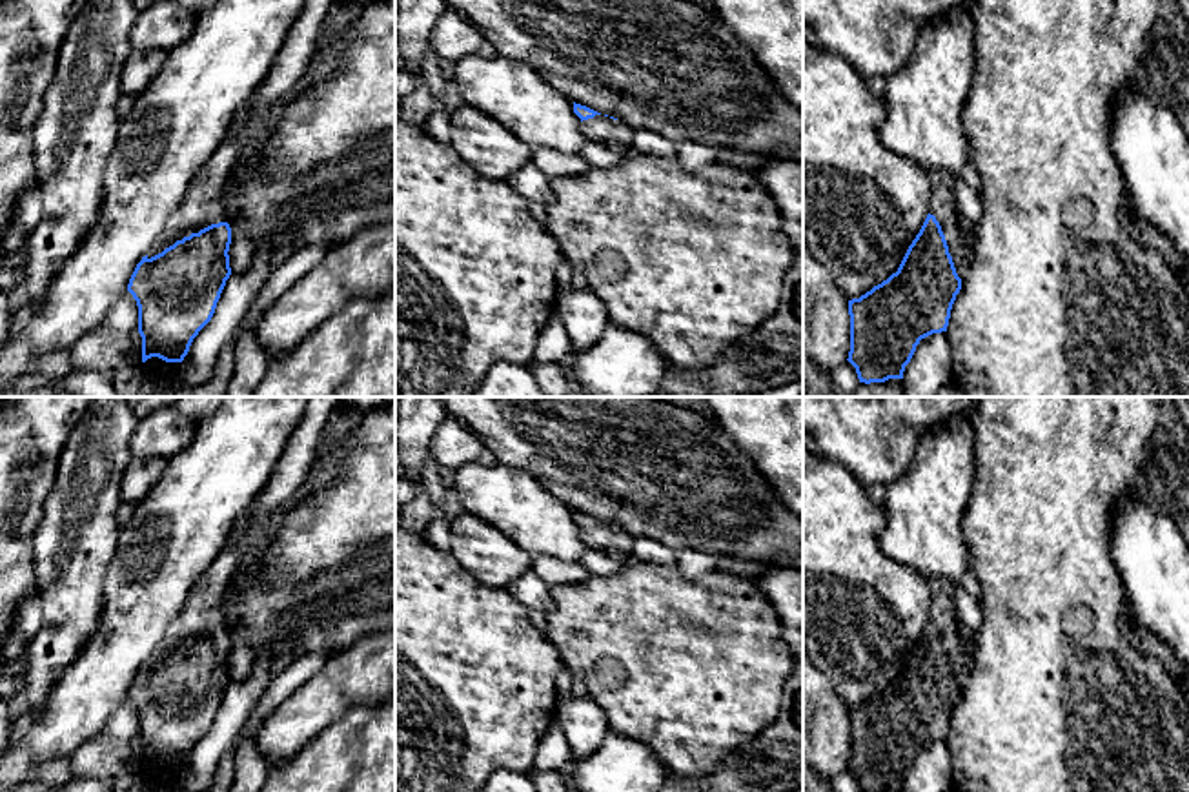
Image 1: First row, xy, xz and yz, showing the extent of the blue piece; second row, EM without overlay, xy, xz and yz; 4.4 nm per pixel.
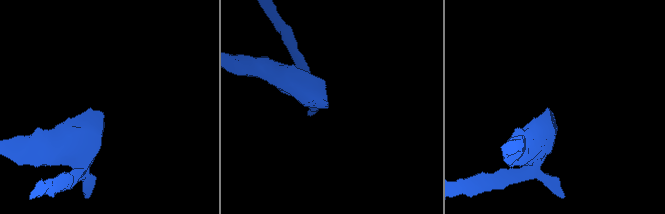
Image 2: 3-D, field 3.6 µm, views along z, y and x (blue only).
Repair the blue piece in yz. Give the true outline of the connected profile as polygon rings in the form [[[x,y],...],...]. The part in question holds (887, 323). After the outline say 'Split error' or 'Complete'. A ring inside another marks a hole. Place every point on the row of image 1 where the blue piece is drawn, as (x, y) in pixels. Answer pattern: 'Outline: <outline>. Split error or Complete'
Outline: [[[943,171],[929,175],[929,215],[898,271],[849,300],[847,360],[865,384],[903,379],[920,340],[947,331],[972,262],[972,233],[960,215],[954,178]]]. Split error

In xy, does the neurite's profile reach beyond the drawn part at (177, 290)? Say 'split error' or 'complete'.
split error

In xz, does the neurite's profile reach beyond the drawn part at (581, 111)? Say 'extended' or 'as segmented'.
extended

